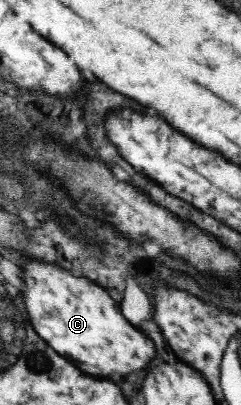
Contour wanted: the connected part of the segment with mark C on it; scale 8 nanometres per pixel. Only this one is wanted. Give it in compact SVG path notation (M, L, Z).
M28 261L22 273L26 285L22 299L30 315L30 325L60 357L94 377L109 377L112 373L126 376L146 370L154 355L152 341L120 315L118 303L102 287L42 261Z

